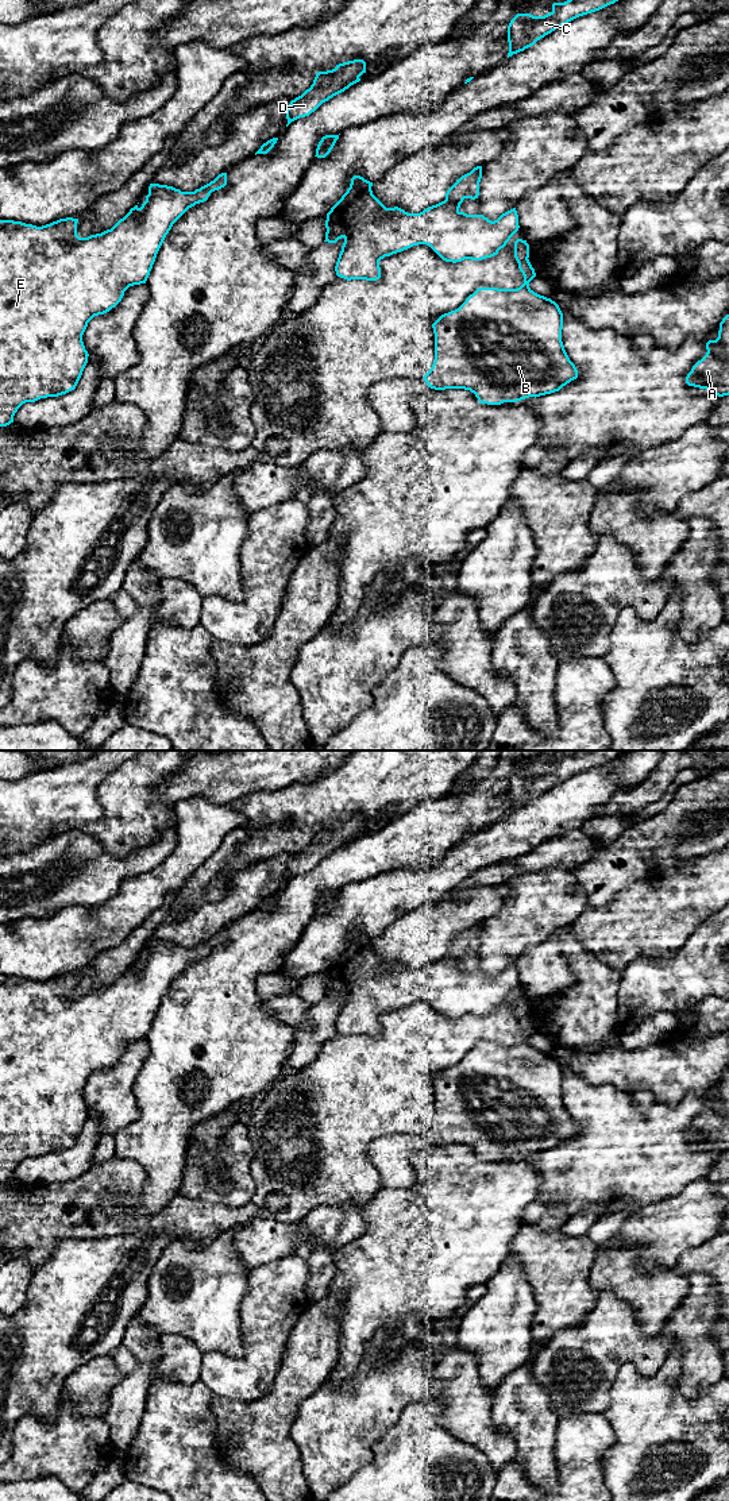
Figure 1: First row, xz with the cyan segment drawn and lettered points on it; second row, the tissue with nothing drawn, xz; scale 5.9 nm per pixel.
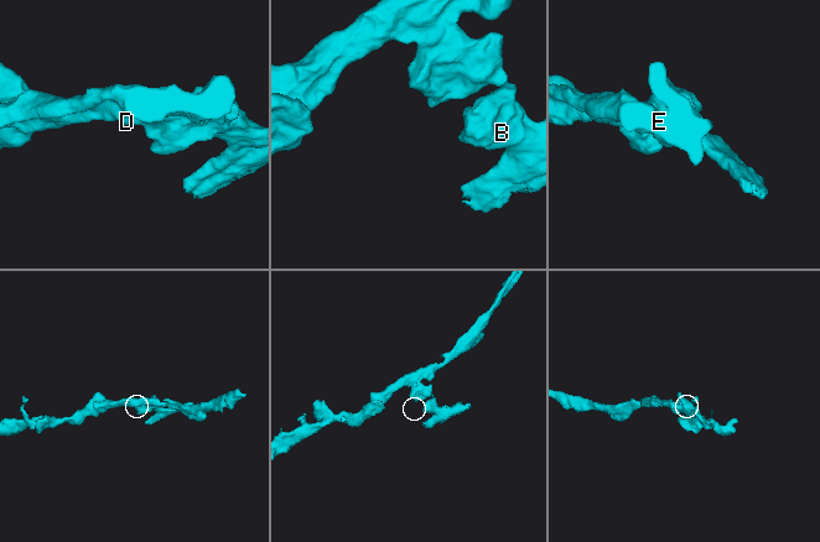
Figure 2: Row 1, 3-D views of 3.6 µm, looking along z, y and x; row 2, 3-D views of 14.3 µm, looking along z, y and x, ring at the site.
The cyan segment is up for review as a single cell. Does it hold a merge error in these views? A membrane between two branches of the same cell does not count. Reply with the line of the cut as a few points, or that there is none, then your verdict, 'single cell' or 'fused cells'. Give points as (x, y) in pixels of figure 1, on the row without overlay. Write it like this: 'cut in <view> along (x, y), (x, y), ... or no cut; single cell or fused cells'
cut in xz along (527, 1014), (519, 1019); fused cells

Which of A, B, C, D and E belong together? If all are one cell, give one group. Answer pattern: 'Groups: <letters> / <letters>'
Groups: A B / C D E

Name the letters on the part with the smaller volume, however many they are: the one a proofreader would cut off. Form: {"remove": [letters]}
{"remove": ["A", "B"]}

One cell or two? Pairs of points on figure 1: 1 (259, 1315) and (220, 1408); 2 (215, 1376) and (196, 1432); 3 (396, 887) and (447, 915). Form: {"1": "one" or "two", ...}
{"1": "two", "2": "two", "3": "two"}

